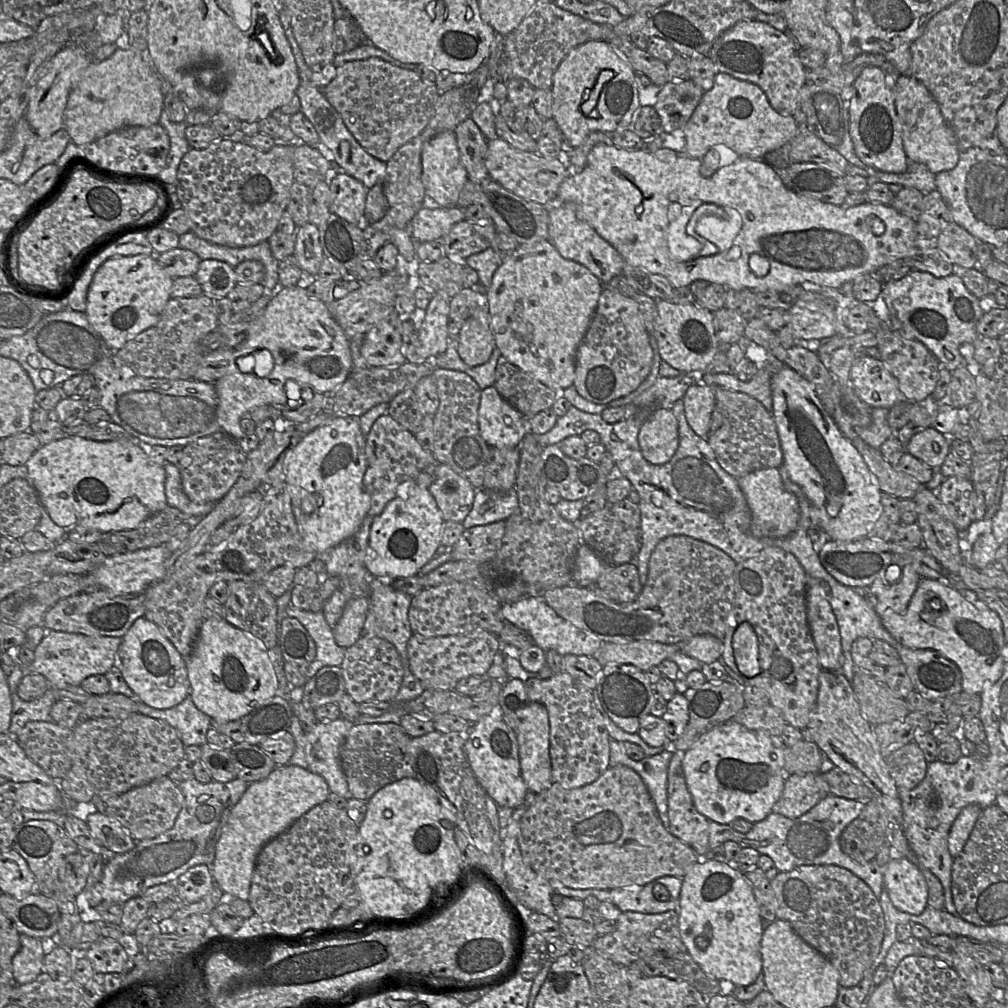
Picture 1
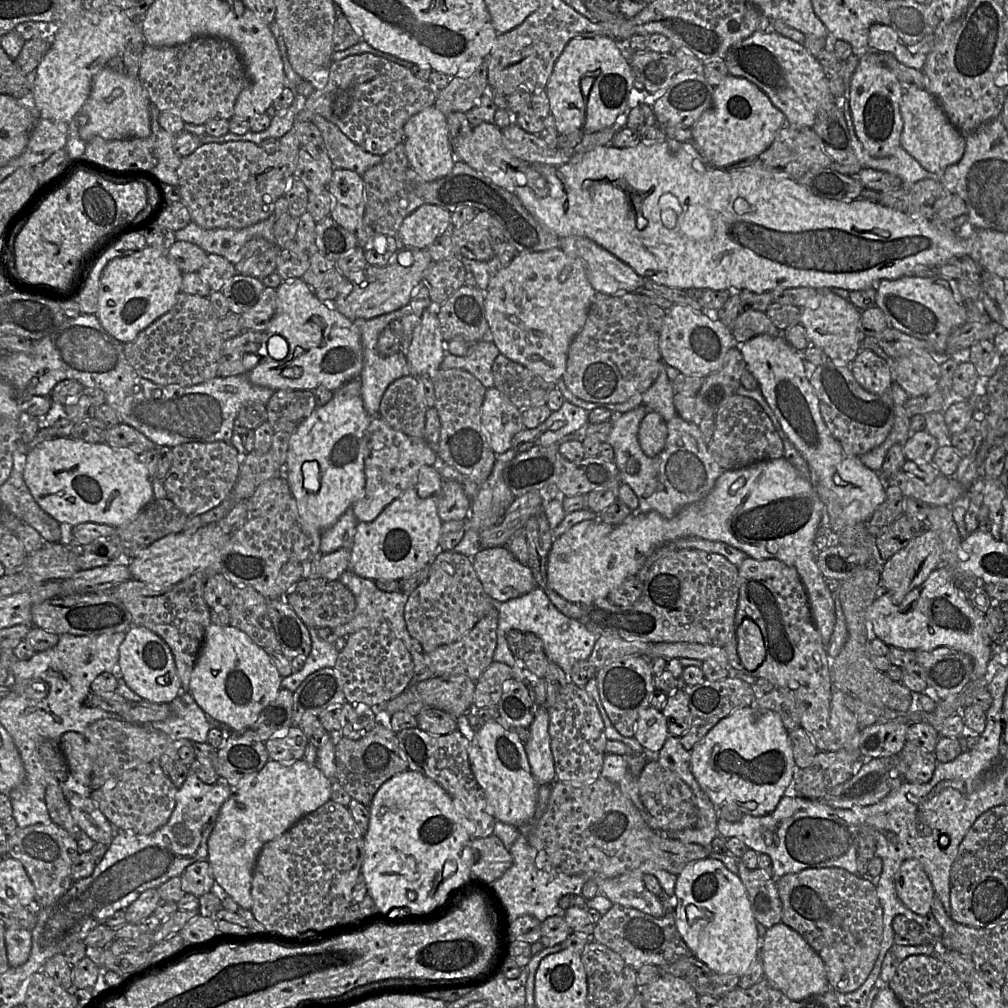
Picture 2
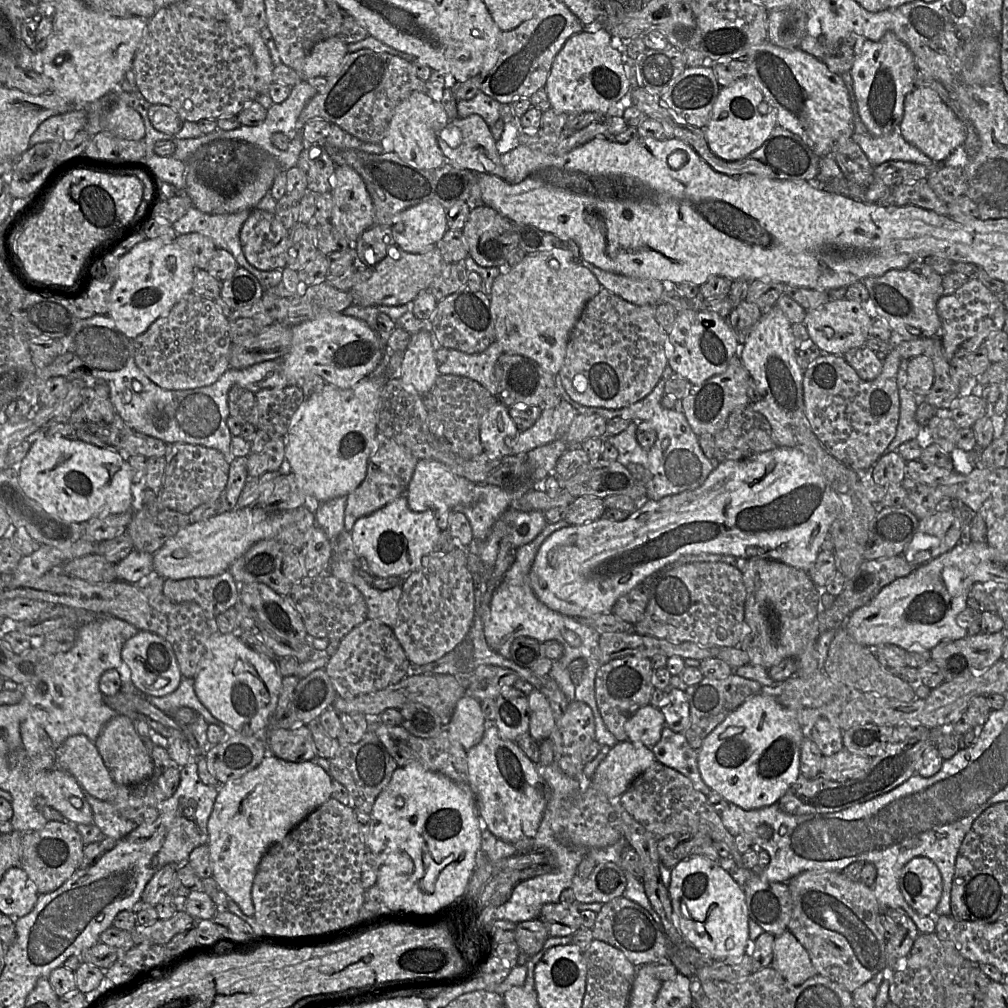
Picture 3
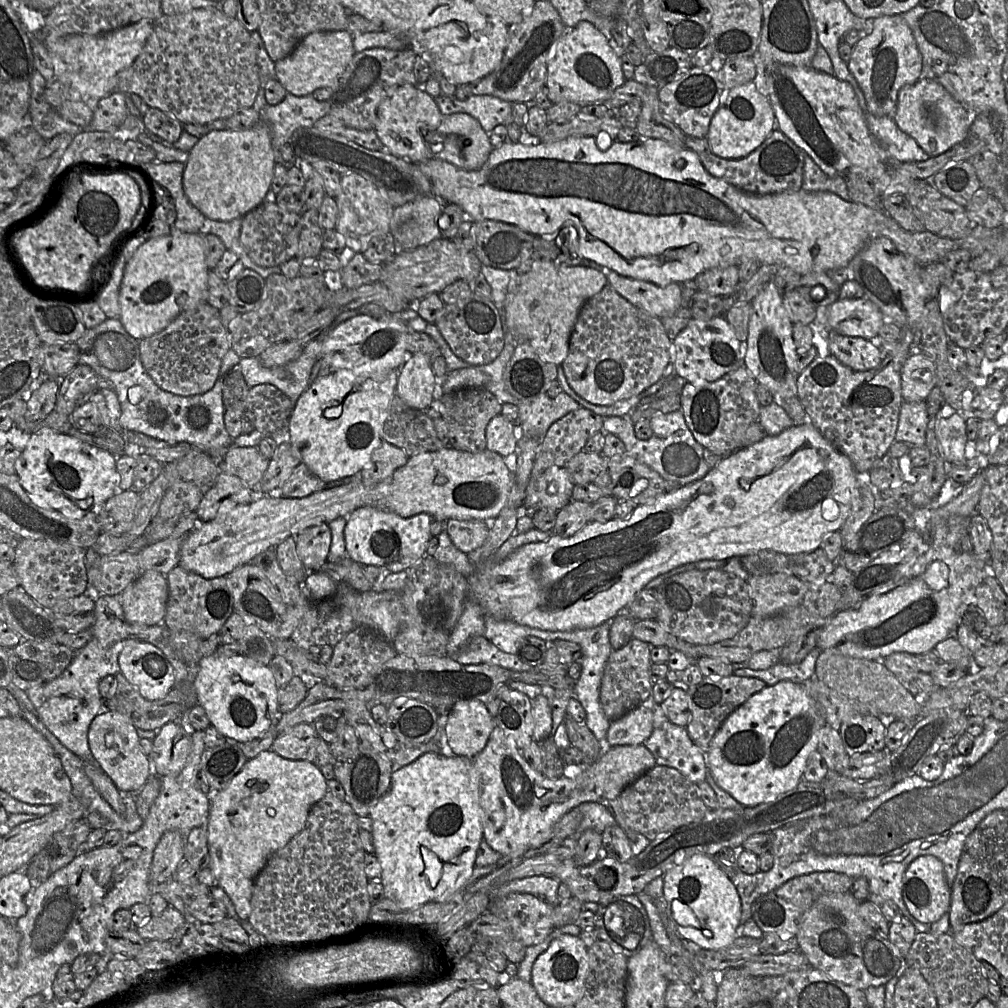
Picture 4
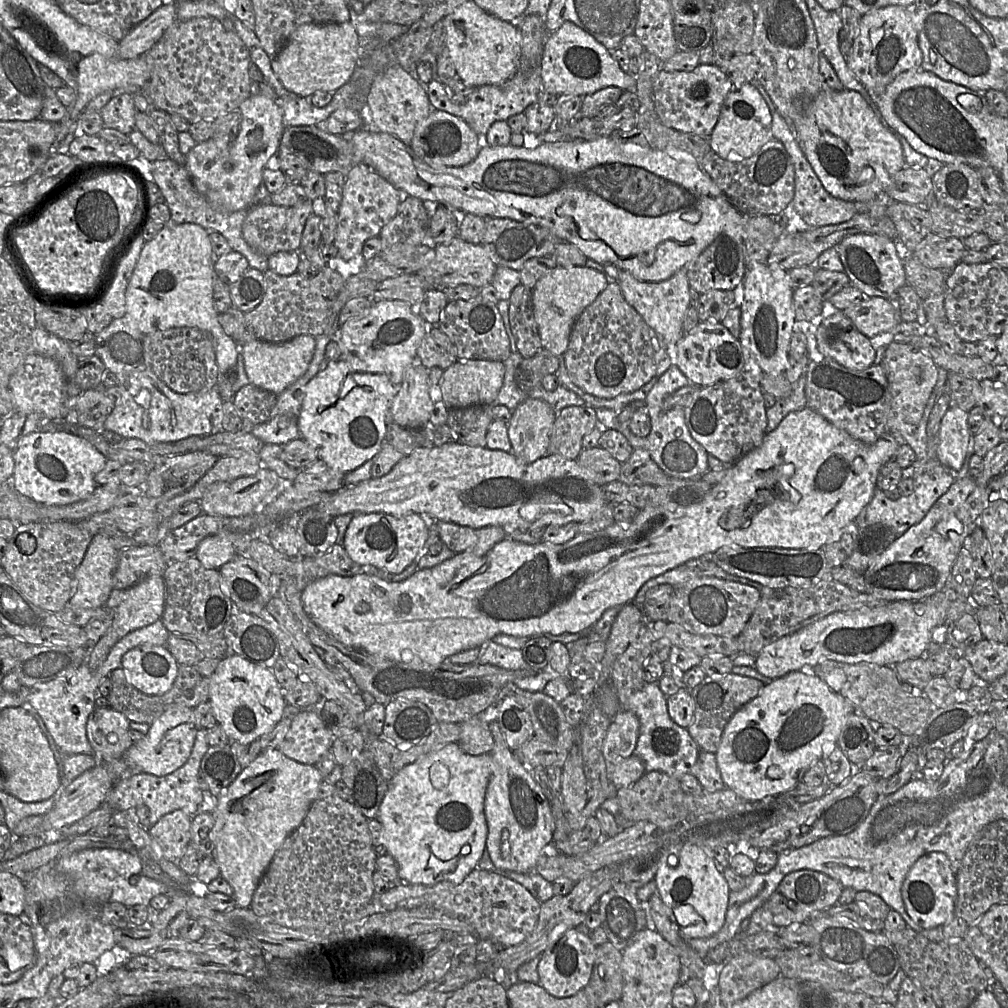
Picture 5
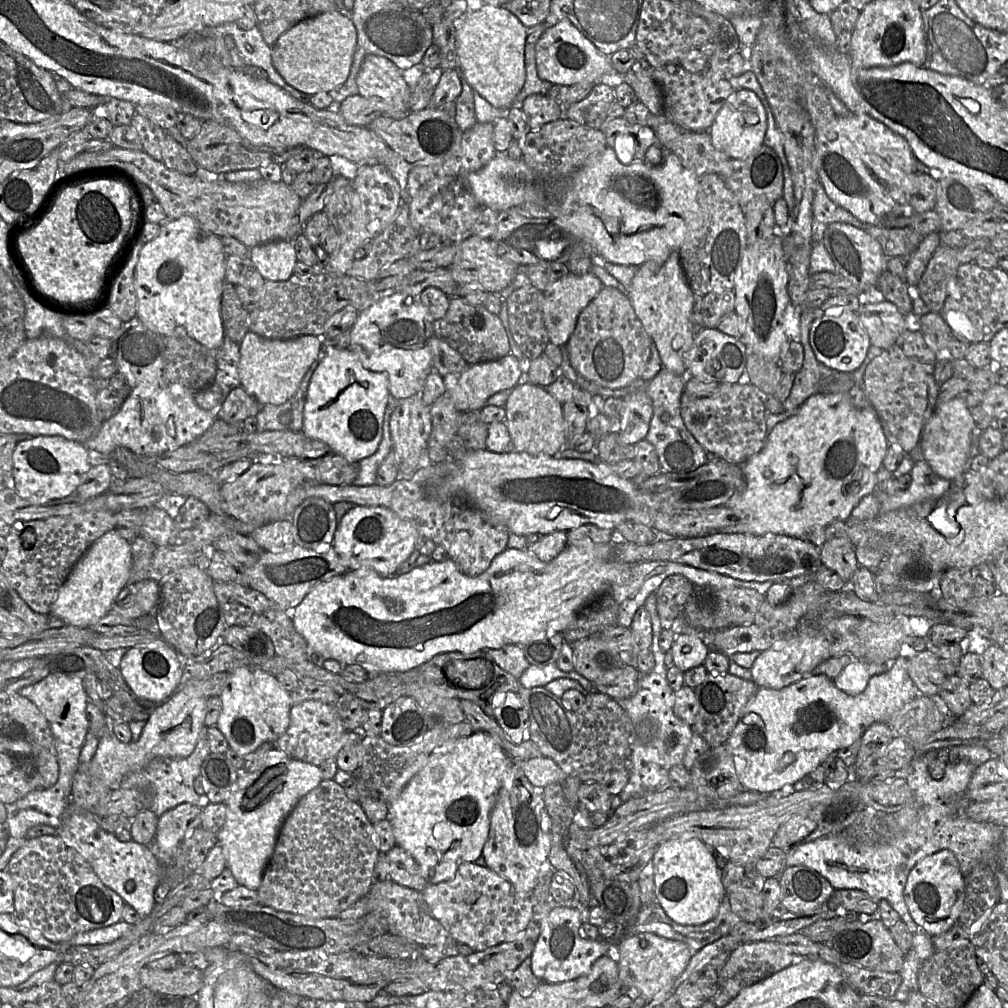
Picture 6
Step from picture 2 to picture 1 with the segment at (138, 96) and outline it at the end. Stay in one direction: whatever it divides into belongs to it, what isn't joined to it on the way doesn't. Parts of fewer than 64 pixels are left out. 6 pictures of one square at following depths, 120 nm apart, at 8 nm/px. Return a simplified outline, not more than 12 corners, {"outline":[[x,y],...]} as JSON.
{"outline":[[119,46],[72,88],[64,126],[79,147],[159,123],[161,78]]}

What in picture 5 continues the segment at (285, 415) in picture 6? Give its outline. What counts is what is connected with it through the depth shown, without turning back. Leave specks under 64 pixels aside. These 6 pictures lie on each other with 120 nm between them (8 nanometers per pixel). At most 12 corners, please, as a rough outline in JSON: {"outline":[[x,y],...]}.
{"outline":[[323,333],[306,372],[278,395],[275,415],[254,425],[264,444],[285,445],[300,437],[298,420],[306,385],[320,371]]}

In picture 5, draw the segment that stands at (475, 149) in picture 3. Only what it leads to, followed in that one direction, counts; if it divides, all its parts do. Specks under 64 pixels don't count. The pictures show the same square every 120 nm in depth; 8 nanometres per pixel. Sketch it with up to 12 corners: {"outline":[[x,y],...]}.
{"outline":[[434,109],[408,145],[430,166],[473,162],[482,138]]}

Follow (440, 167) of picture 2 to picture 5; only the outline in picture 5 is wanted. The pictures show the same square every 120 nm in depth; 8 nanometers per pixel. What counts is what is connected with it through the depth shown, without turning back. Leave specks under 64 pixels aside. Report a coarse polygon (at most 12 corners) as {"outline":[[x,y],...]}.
{"outline":[[398,66],[373,80],[372,128],[407,145],[433,110],[426,88]]}

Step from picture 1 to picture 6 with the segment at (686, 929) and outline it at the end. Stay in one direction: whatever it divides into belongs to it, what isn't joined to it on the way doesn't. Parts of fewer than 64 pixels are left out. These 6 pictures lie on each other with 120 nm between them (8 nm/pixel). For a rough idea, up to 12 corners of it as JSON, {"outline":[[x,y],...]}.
{"outline":[[671,839],[651,865],[655,901],[680,925],[717,915],[726,890],[707,845]]}

